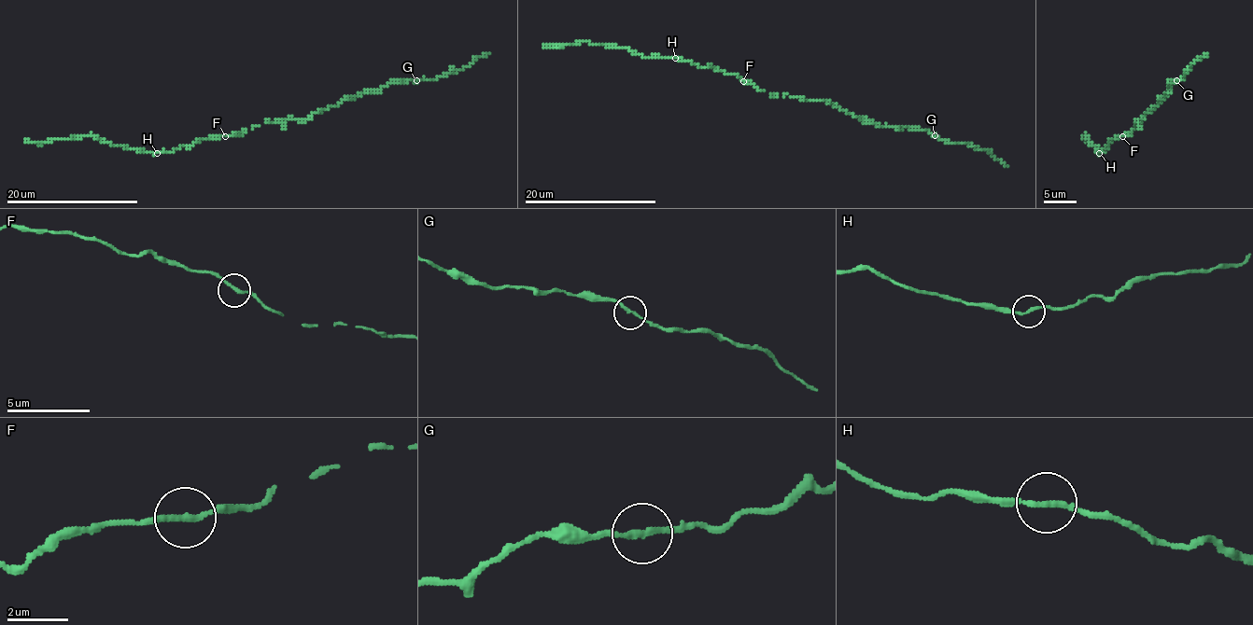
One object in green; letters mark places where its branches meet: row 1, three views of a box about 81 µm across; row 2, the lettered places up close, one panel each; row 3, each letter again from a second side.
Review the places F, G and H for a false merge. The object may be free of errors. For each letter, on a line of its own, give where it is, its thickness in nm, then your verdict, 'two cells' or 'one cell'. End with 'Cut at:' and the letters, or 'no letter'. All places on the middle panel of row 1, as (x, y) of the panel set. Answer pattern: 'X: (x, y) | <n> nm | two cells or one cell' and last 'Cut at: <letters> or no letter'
F: (743, 81) | 180 nm | one cell
G: (935, 135) | 180 nm | one cell
H: (675, 58) | 180 nm | one cell
Cut at: no letter

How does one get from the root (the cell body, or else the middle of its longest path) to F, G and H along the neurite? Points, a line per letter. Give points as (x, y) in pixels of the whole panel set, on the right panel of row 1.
F: (1135, 121), (1135, 129), (1122, 136)
G: (1135, 121), (1142, 120), (1167, 93), (1170, 80), (1176, 80)
H: (1135, 121), (1135, 129), (1131, 133), (1114, 138), (1100, 153)

